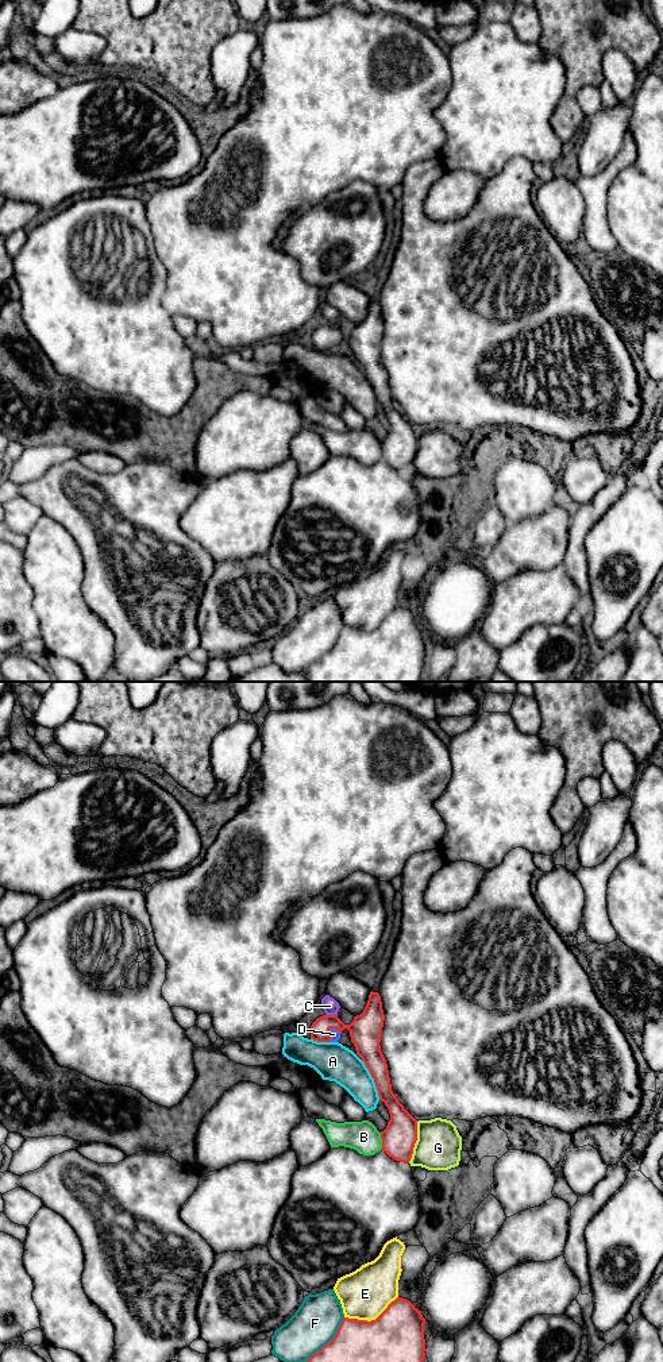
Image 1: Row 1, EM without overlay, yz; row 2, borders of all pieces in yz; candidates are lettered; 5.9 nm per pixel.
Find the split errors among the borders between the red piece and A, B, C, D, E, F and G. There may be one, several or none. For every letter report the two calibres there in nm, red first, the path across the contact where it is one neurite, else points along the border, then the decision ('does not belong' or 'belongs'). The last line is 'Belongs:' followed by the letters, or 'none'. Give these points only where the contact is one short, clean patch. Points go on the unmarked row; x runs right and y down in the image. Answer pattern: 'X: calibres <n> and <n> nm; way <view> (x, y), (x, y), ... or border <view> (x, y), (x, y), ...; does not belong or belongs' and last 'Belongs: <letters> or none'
A: calibres 160 and 220 nm; does not belong
B: calibres 200 and 190 nm; does not belong
C: calibres 190 and 90 nm; does not belong
D: calibres 190 and 60 nm; way yz (365, 339), (328, 339), (334, 343); belongs
E: calibres 500 and 300 nm; does not belong
F: calibres 500 and 280 nm; does not belong
G: calibres 200 and 280 nm; does not belong
Belongs: D

